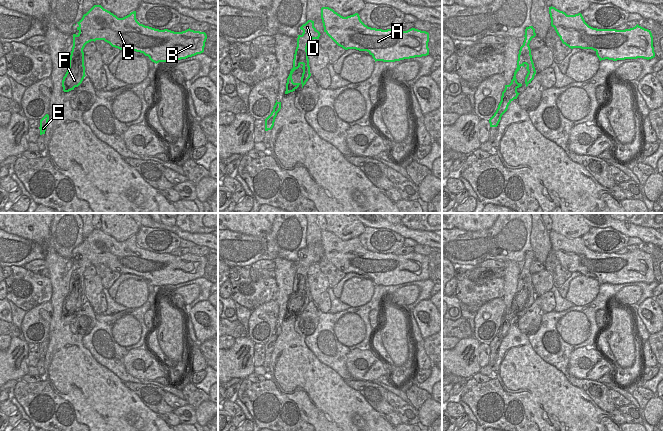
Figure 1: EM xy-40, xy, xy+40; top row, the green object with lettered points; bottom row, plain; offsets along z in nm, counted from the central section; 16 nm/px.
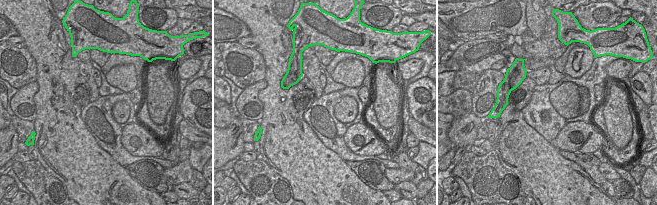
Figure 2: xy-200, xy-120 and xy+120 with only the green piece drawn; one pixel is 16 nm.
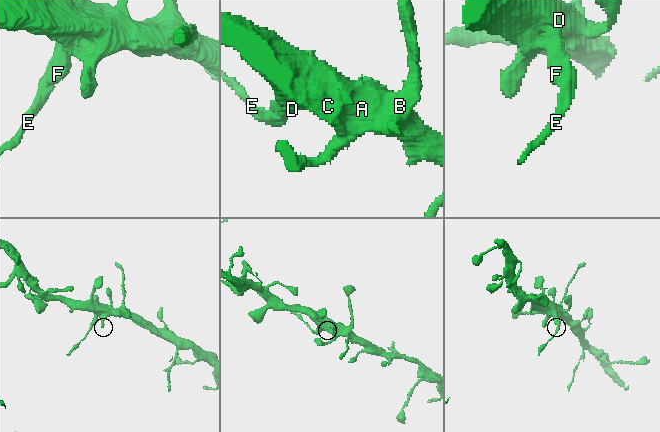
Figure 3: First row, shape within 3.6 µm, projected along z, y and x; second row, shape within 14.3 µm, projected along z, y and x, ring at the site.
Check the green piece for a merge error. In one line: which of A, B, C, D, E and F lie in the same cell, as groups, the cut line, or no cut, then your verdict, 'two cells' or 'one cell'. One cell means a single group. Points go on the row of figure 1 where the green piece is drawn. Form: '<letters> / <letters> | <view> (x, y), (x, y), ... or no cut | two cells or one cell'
A B C D / E F | xy (306, 50), (303, 50), (299, 55), (296, 54) | two cells

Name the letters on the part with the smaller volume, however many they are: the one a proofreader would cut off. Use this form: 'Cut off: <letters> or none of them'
Cut off: E, F

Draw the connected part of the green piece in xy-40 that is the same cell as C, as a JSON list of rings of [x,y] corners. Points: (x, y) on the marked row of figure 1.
[[[94,5],[82,19],[77,22],[79,33],[73,34],[74,53],[83,52],[85,45],[91,41],[104,40],[112,47],[120,50],[133,50],[148,56],[154,63],[178,61],[204,52],[207,35],[205,32],[194,31],[190,28],[182,32],[174,32],[168,29],[159,30],[140,24],[136,19],[136,11],[118,18],[101,5]]]

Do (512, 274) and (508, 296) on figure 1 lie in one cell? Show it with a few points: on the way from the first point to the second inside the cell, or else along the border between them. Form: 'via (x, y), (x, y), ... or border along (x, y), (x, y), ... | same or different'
via (510, 279), (509, 291) | same

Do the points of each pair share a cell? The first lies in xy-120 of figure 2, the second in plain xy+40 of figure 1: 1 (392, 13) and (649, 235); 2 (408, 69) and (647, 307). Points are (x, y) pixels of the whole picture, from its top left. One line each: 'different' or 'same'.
1: different
2: different

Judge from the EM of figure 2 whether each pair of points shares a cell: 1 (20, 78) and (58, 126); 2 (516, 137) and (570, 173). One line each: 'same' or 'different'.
1: different
2: same

